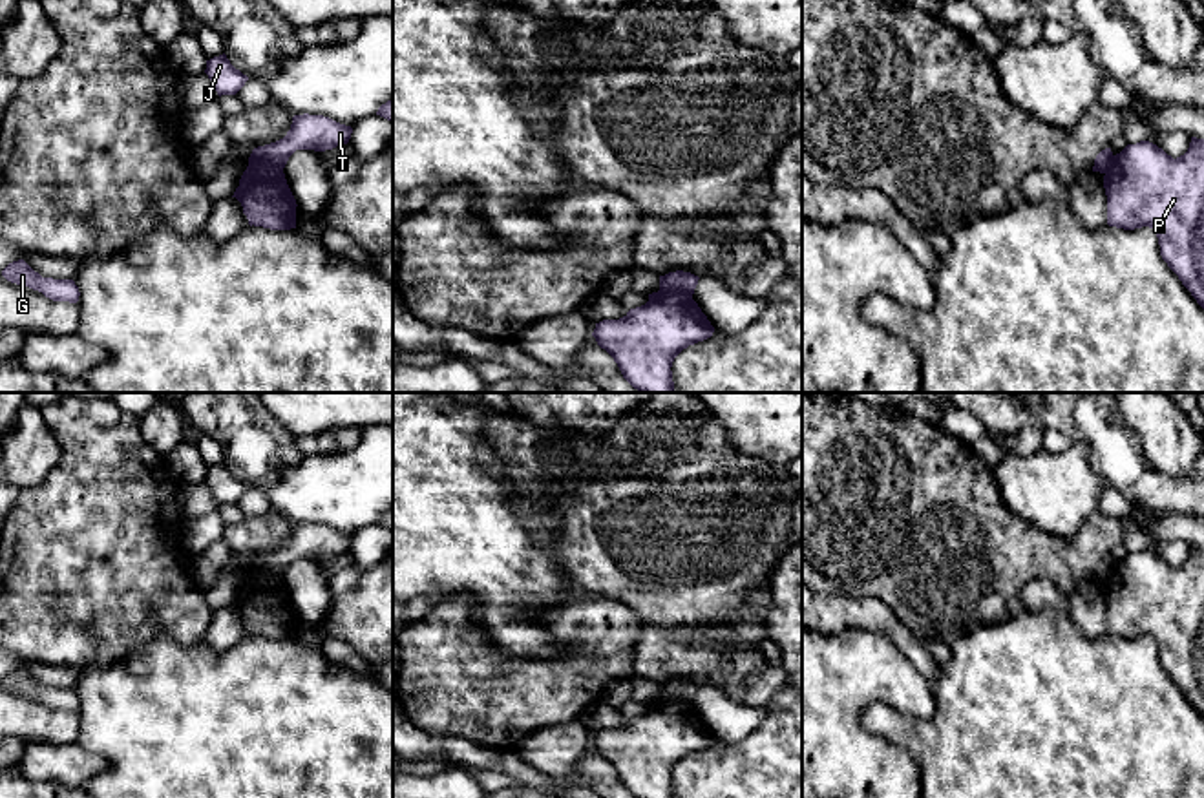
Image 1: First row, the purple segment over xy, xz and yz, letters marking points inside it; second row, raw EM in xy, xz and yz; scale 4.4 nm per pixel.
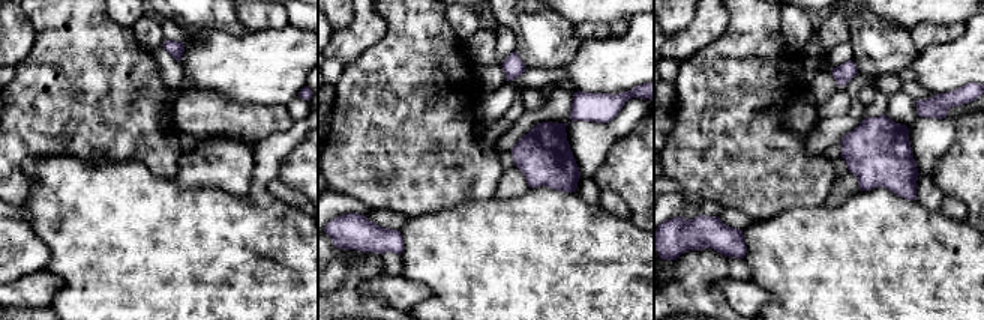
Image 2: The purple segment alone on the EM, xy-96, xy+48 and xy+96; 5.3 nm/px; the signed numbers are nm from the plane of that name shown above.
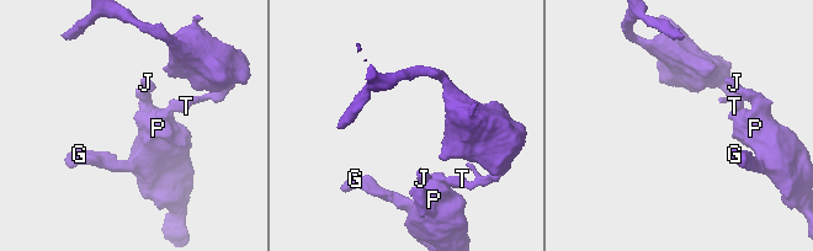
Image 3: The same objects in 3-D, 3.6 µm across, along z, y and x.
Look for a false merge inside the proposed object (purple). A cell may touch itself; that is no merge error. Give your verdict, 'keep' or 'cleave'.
cleave

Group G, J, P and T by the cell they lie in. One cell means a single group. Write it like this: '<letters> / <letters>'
G J P / T

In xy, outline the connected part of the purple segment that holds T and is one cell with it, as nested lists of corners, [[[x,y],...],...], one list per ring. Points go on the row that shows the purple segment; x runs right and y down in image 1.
[[[294,115],[287,135],[276,142],[252,150],[250,164],[270,164],[283,170],[296,150],[325,152],[347,144],[353,128],[323,115]]]

